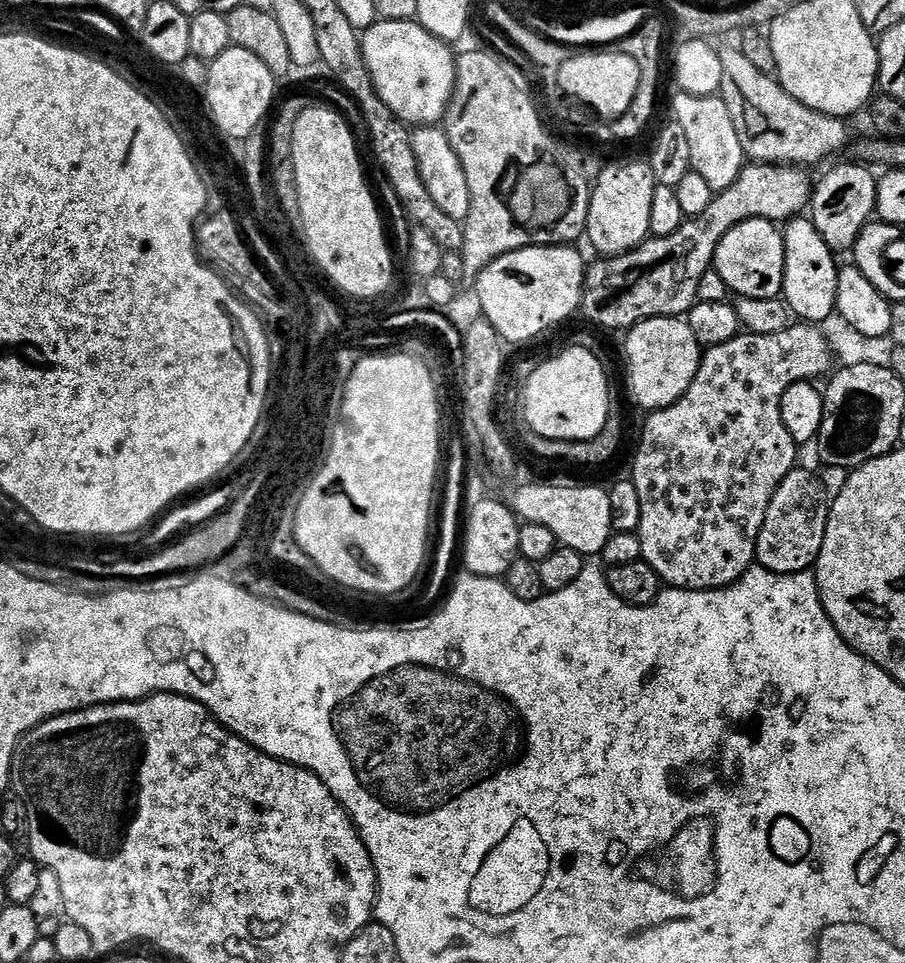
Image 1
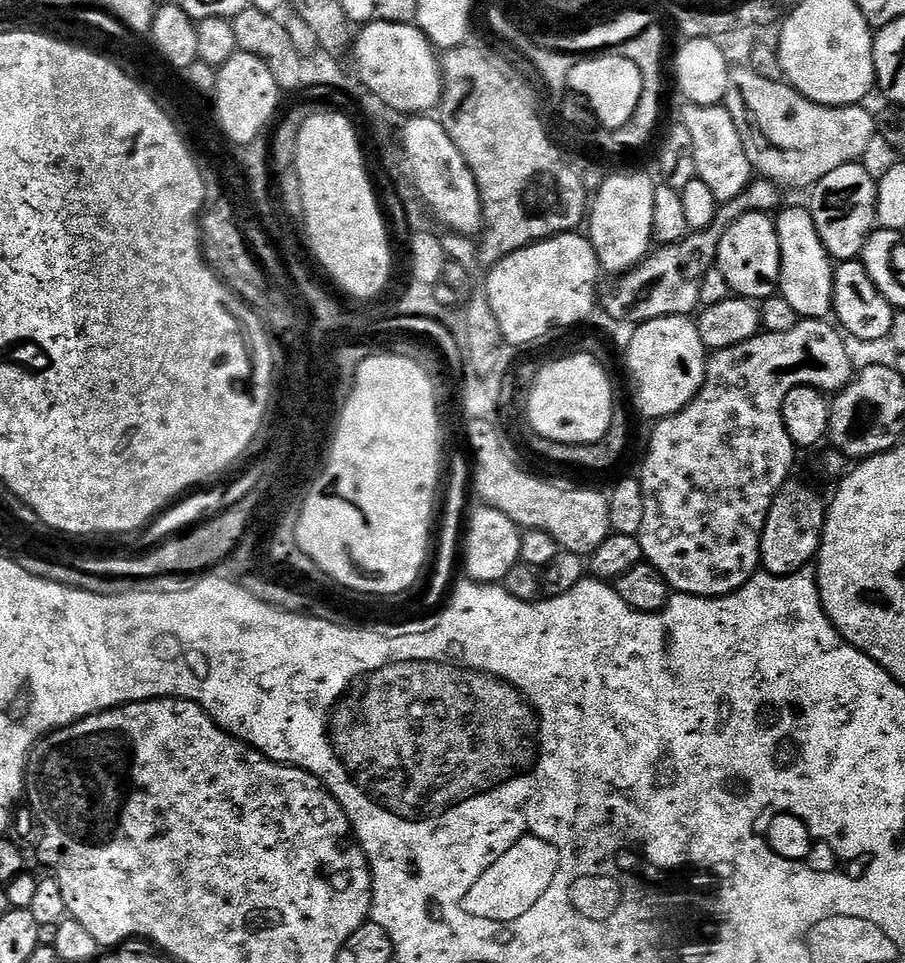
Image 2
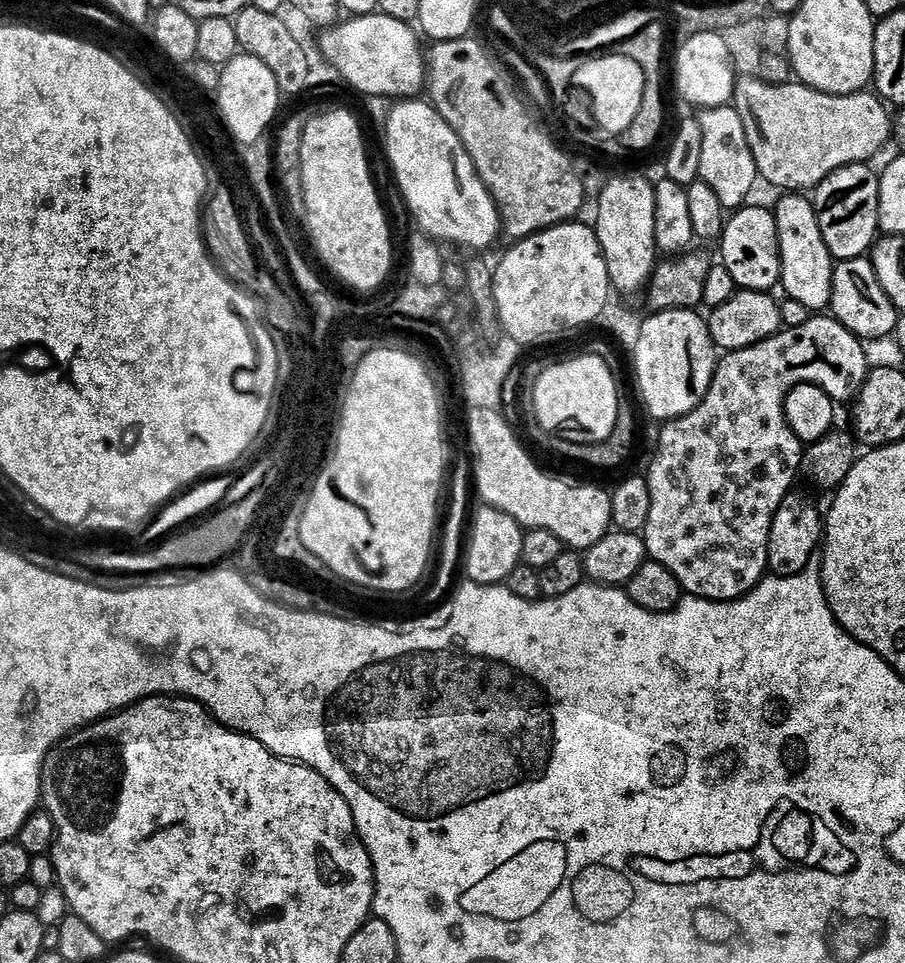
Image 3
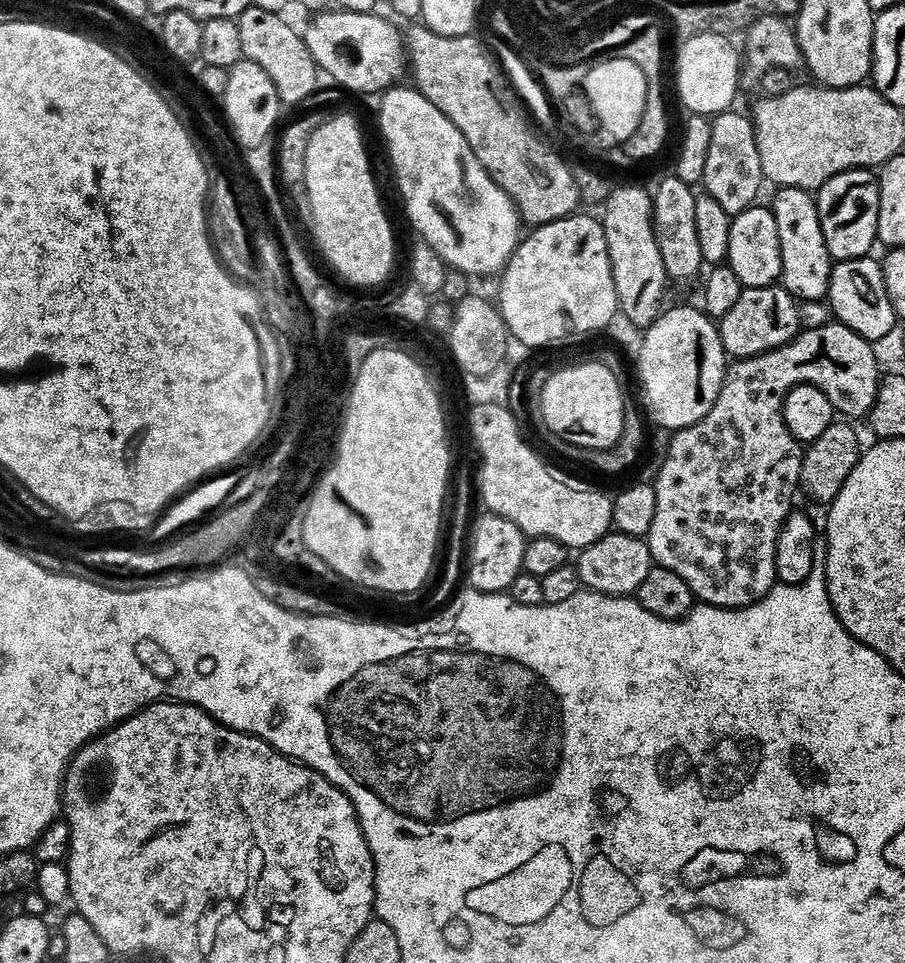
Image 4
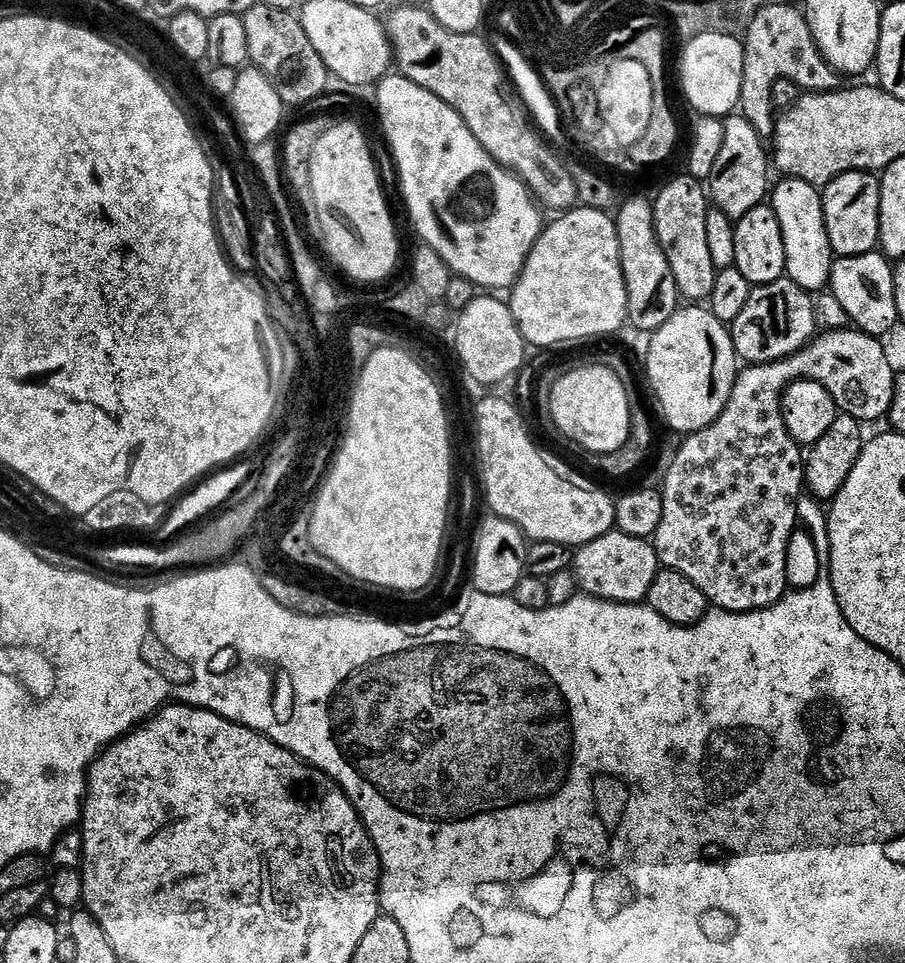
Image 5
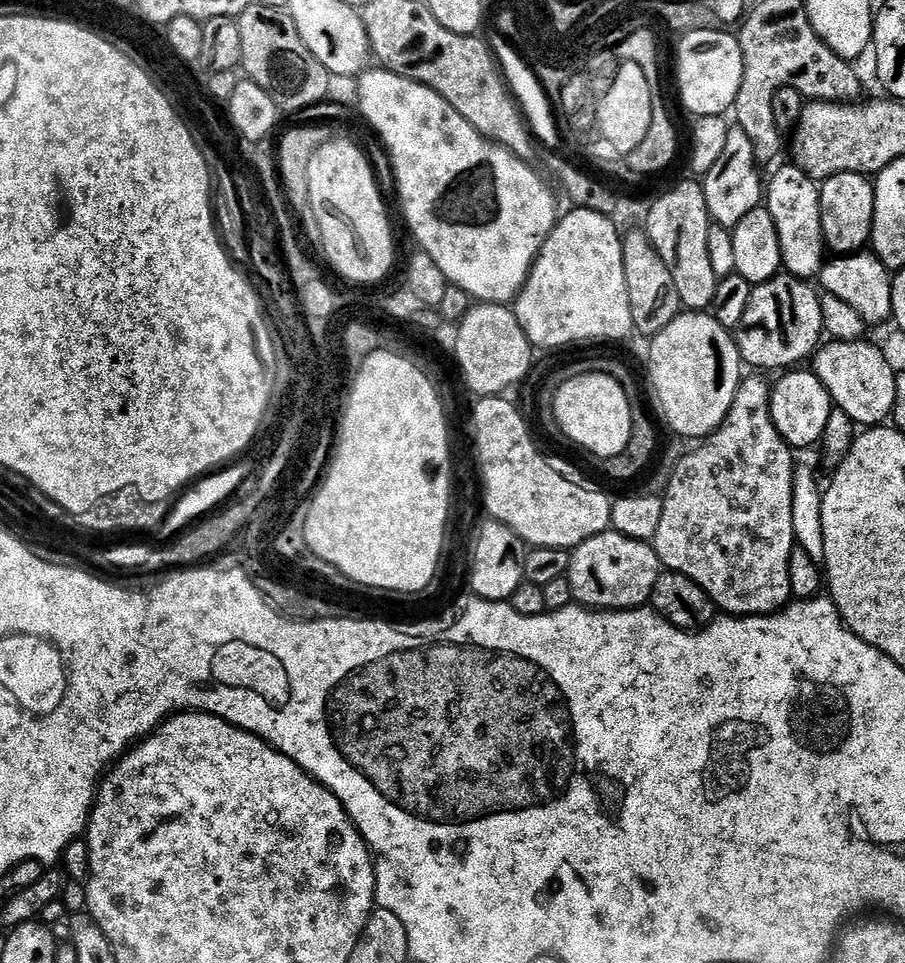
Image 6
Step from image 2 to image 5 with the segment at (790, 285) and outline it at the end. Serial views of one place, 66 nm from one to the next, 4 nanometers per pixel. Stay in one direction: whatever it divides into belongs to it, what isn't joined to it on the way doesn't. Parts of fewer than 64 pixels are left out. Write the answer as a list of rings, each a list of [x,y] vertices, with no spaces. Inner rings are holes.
[[[784,178],[781,181],[776,189],[771,189],[770,207],[778,220],[784,243],[784,271],[787,279],[794,281],[799,288],[816,294],[829,283],[834,263],[834,253],[824,229],[822,192],[817,185],[807,184],[804,180]]]

